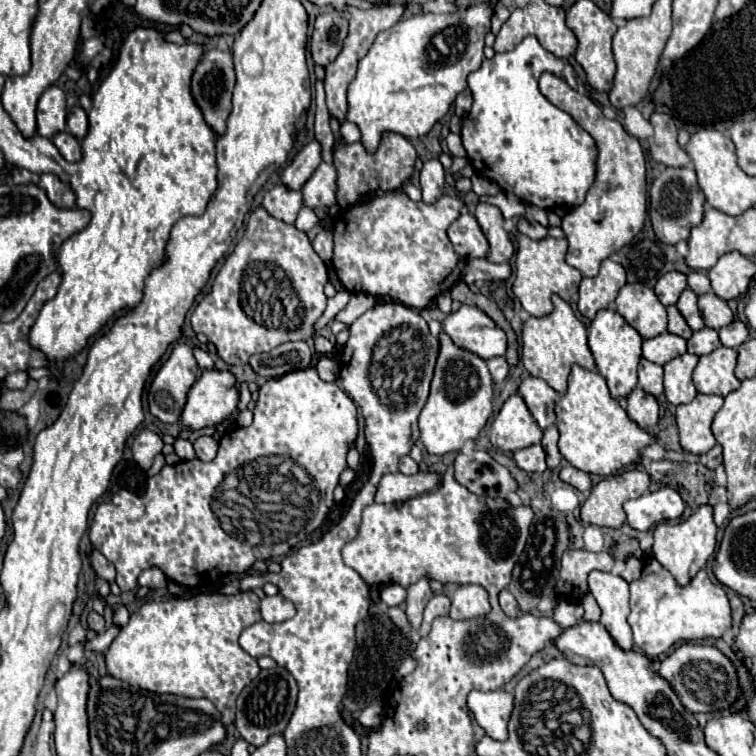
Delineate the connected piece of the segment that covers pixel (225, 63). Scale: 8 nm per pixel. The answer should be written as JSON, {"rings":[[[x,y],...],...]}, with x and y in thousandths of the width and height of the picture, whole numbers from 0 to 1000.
{"rings":[[[286,63],[270,66],[262,87],[257,90],[251,122],[254,122],[257,135],[267,146],[267,153],[270,153],[272,164],[283,172],[286,180],[296,177],[296,172],[299,172],[299,156],[307,148],[307,119],[310,119],[310,111],[312,111],[312,101],[310,101],[307,71],[286,66]]]}

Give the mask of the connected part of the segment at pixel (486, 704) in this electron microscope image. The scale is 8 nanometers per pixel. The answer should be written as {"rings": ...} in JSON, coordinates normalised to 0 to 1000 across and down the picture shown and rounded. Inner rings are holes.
{"rings":[[[624,913],[619,918],[619,939],[624,942],[627,952],[638,960],[643,974],[651,979],[667,979],[672,976],[669,958],[675,952],[680,921],[667,913],[651,913],[651,915],[635,915]]]}

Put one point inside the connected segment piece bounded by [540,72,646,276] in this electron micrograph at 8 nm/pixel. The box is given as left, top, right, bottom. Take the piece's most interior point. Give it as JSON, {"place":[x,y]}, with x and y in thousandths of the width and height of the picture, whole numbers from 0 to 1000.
{"place":[812,279]}

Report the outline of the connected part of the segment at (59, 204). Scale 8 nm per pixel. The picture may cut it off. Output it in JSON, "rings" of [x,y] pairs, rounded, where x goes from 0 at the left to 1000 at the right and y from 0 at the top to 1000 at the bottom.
{"rings":[[[58,230],[56,238],[53,238],[53,249],[61,254],[63,265],[74,272],[74,275],[87,275],[87,278],[95,278],[101,270],[98,270],[98,257],[93,251],[90,243],[79,241],[71,230]]]}

